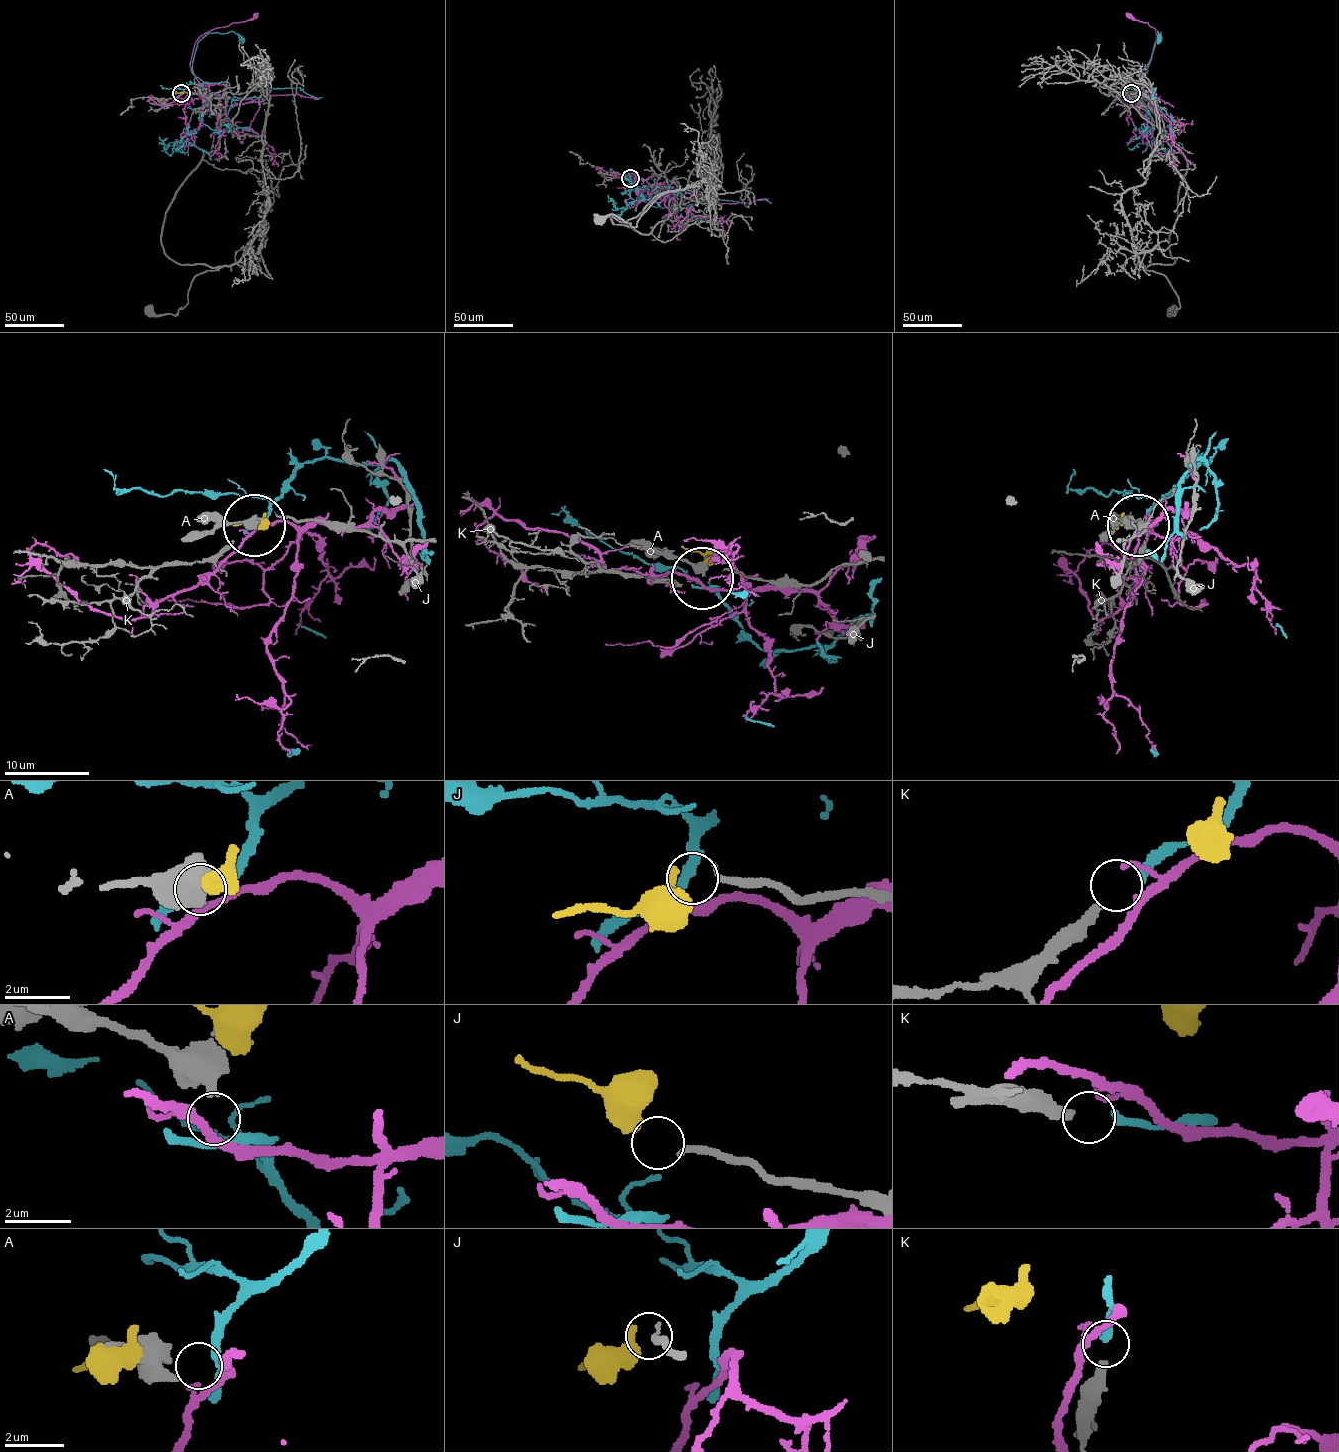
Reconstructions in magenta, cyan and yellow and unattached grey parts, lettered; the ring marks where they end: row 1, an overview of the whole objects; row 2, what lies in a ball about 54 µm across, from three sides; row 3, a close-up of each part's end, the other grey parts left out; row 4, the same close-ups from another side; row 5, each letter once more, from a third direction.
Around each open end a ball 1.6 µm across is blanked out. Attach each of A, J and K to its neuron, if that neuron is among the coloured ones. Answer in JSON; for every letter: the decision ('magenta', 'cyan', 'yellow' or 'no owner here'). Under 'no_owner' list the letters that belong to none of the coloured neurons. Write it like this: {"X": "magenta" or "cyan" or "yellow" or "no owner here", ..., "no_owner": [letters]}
{"A": "no owner here", "J": "yellow", "K": "cyan", "no_owner": ["A"]}

